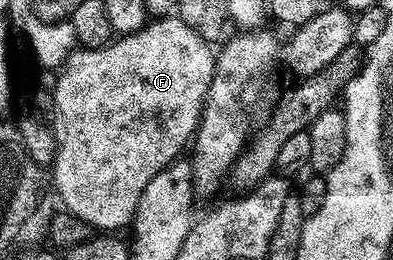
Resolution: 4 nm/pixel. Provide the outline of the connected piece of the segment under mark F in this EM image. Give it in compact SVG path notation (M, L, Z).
M160 16L160 17L157 17L157 18L156 18L156 19L155 19L155 20L152 20L152 21L149 21L149 22L148 22L148 23L147 23L147 24L146 24L146 25L145 25L145 26L143 26L143 27L142 27L142 29L140 29L140 30L139 30L139 32L137 32L137 33L136 33L136 34L125 34L125 35L123 35L123 36L120 36L120 37L117 37L117 38L116 38L116 39L115 39L115 40L113 40L113 41L111 41L111 42L109 42L109 43L108 43L108 45L106 45L106 46L103 46L103 47L102 47L102 48L98 48L98 49L97 49L97 50L85 50L85 49L83 49L83 48L76 48L76 49L74 49L74 50L73 50L73 51L72 51L72 53L71 53L71 54L70 54L70 55L69 55L69 57L68 57L68 58L67 58L67 59L65 59L65 61L64 61L64 62L63 62L63 65L62 65L62 69L61 69L61 70L60 70L60 71L59 71L59 73L57 73L57 74L56 74L56 75L58 75L58 76L57 76L57 78L56 78L56 90L55 90L55 89L54 89L54 114L55 114L55 117L57 117L57 116L58 116L58 117L60 117L60 126L59 126L59 125L58 125L58 145L57 145L57 147L56 147L56 157L55 157L55 159L54 159L54 165L53 165L53 166L52 166L52 167L51 167L51 170L50 170L50 178L51 178L51 181L52 181L52 182L53 182L53 183L54 183L54 190L55 190L55 193L56 193L56 194L57 194L57 195L58 195L58 198L59 198L59 194L58 194L58 193L60 193L60 198L61 198L61 200L62 200L62 201L64 201L64 202L61 202L61 203L62 203L62 206L63 206L63 209L66 209L66 210L69 210L69 211L70 211L70 213L72 213L72 214L73 214L73 215L74 215L74 216L78 216L78 217L79 217L79 218L81 218L81 219L82 219L82 220L86 220L86 221L87 221L87 222L88 222L88 223L90 223L90 224L91 224L91 225L92 225L92 226L93 226L93 227L94 227L94 228L95 228L95 229L96 229L96 230L97 230L97 231L100 231L100 232L116 232L116 231L119 231L119 230L116 230L116 229L118 229L118 228L119 228L119 226L124 226L124 227L127 227L127 226L128 226L128 225L129 225L129 223L131 223L131 220L132 220L132 216L133 216L133 214L135 214L135 213L136 213L136 209L137 209L137 208L138 208L138 200L139 200L139 199L140 199L140 197L141 197L141 196L142 196L142 188L146 188L146 184L150 184L150 180L154 180L154 176L158 176L158 172L162 172L162 171L163 171L163 170L164 170L164 169L165 169L165 168L167 168L167 166L169 166L169 164L170 164L170 163L171 163L171 162L174 162L174 161L177 161L177 159L179 159L179 158L180 158L180 157L181 157L181 154L180 154L180 149L182 149L182 148L183 148L183 146L184 146L184 145L186 145L186 144L187 144L187 142L188 142L188 145L189 145L189 142L190 142L190 139L191 139L191 138L192 138L192 137L193 137L193 135L195 135L195 132L196 132L196 128L197 128L197 126L199 126L199 125L200 125L200 114L201 114L201 113L202 113L202 111L203 111L203 110L204 110L204 101L205 101L205 100L207 100L207 99L208 99L208 89L209 89L209 88L210 88L210 84L211 84L211 83L212 83L212 77L213 77L213 76L214 76L214 68L215 68L215 67L216 67L216 54L215 54L215 53L214 53L214 50L213 50L213 47L212 47L212 46L211 46L211 45L210 45L210 43L208 43L208 42L207 42L207 41L206 41L206 40L202 40L202 36L198 36L198 32L194 32L194 28L190 28L190 27L189 27L189 26L187 26L187 24L186 24L186 23L185 23L185 22L183 22L183 21L182 21L182 20L181 20L181 19L180 19L180 17L179 17L179 16Z

